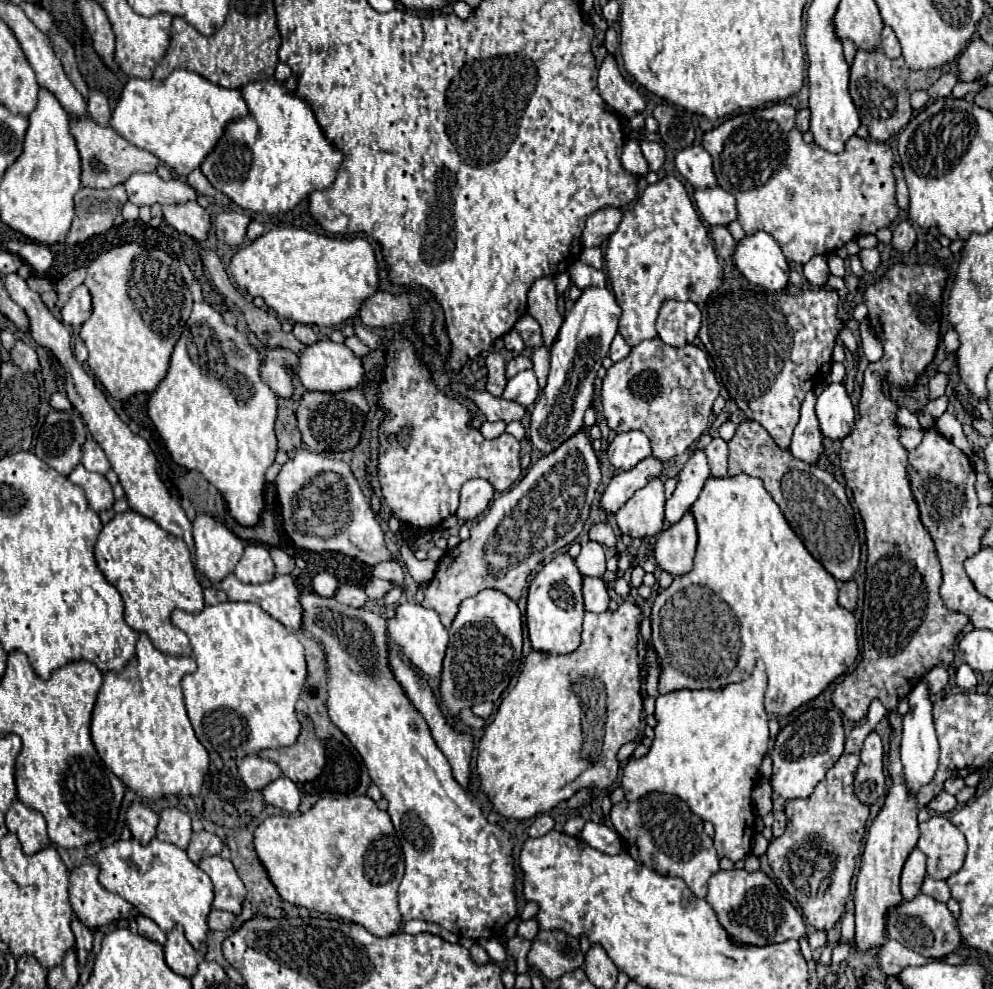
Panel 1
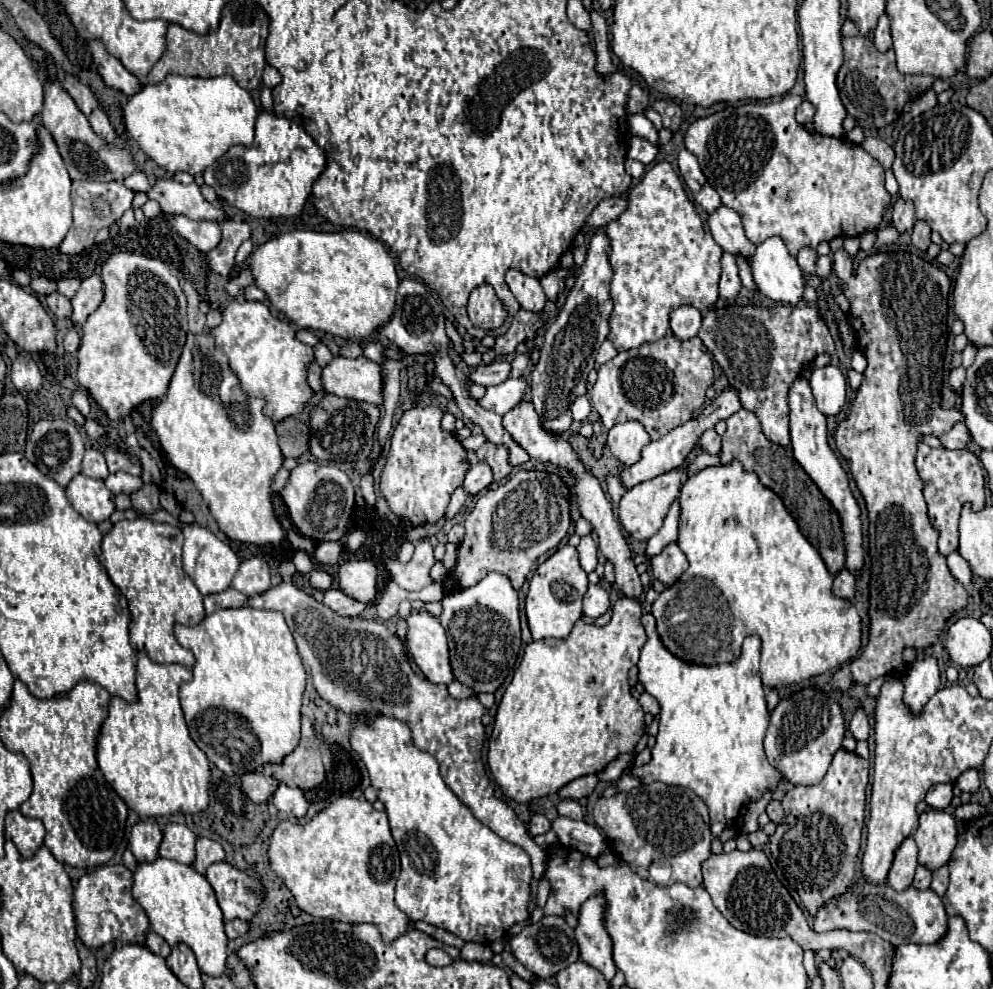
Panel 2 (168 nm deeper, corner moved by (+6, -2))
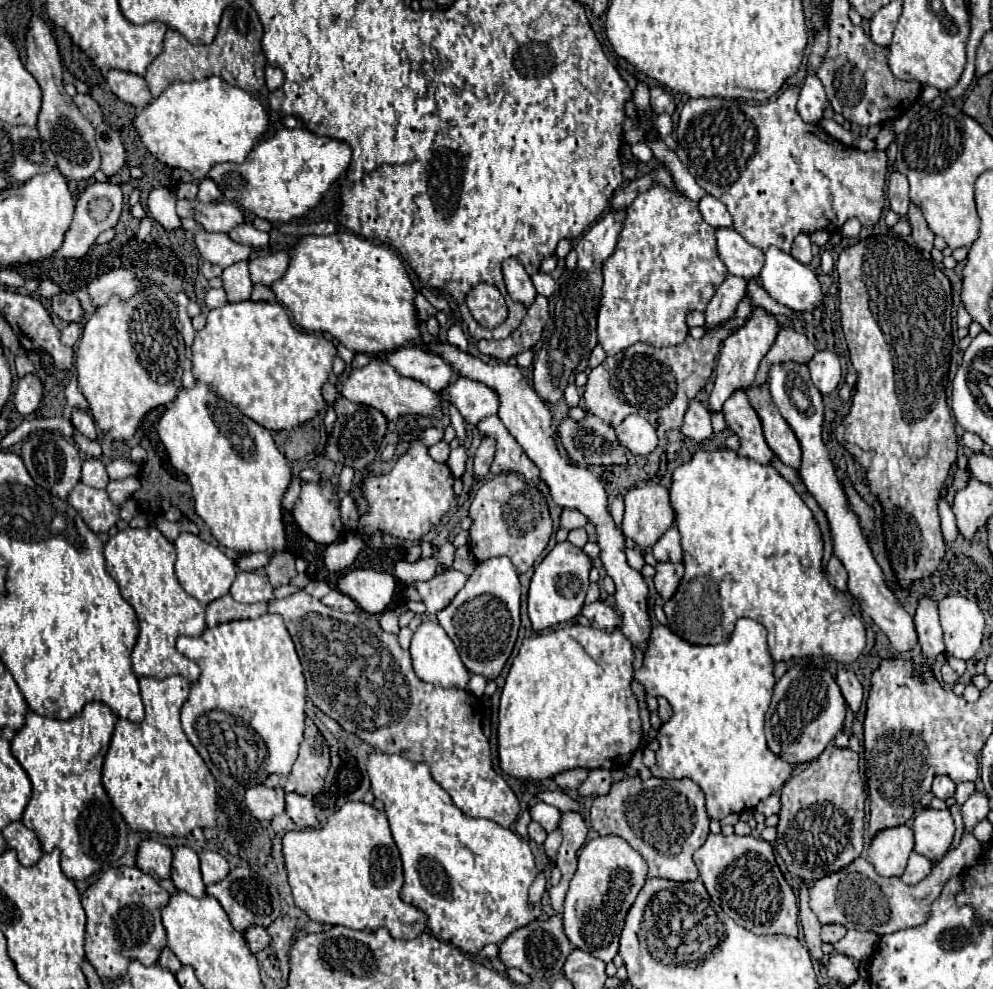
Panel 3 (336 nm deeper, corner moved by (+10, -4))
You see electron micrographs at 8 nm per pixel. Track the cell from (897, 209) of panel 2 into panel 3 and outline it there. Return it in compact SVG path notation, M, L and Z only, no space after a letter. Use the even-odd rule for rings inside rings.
M896 169L888 173L888 201L890 201L890 209L896 211L898 215L906 215L908 211L908 181L904 173L898 173Z

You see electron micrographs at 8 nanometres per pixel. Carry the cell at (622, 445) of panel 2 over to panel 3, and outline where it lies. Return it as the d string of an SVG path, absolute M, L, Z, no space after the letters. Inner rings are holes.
M630 415L626 417L618 427L616 427L616 435L620 439L620 443L636 453L636 455L648 455L650 451L656 449L658 445L658 437L656 437L656 429L638 415Z

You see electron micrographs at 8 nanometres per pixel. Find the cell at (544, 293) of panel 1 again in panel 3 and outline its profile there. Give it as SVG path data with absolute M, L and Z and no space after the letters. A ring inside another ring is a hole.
M514 257L506 259L502 263L502 273L504 273L504 281L506 281L506 289L508 289L508 295L514 299L514 301L520 301L522 305L530 307L530 303L534 301L536 297L536 289L532 285L532 279L530 275L526 273L526 269L522 267L522 263Z

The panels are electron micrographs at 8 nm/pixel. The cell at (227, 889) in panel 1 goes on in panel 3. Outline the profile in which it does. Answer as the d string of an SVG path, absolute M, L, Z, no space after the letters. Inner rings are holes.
M246 867L232 869L226 879L214 885L208 885L206 893L220 901L220 905L224 907L224 911L228 913L232 921L232 927L238 931L246 931L248 927L254 927L254 925L268 927L280 915L280 897L278 897L276 887L268 879L264 879L262 875Z

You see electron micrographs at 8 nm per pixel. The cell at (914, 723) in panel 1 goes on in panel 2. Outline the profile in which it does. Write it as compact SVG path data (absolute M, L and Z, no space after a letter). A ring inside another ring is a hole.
M920 659L914 661L904 677L904 703L912 715L918 715L928 699L940 687L940 671L936 659Z

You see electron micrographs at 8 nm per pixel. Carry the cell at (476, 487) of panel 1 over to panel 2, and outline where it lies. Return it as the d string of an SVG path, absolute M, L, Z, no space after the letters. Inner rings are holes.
M478 463L478 465L474 465L466 473L466 479L462 483L462 489L468 495L476 495L482 489L486 489L490 483L492 483L492 471L490 471L490 467L486 463Z

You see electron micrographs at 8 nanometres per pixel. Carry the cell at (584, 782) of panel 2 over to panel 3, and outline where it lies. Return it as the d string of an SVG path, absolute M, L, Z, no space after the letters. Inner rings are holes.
M566 769L566 771L560 771L554 779L560 789L566 789L566 787L576 789L586 781L586 777L588 777L586 769Z

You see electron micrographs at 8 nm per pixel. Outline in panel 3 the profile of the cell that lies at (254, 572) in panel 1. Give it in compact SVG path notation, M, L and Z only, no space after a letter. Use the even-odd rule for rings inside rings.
M240 571L230 589L230 595L240 603L260 603L260 601L272 601L274 599L272 591L274 589L266 575Z

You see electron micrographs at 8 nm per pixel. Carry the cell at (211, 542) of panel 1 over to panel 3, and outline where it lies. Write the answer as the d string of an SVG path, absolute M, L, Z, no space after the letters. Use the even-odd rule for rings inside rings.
M180 533L180 537L174 541L174 547L178 553L176 575L188 595L198 599L202 605L208 605L214 599L228 595L230 585L234 583L234 577L236 577L234 561L230 561L218 547L204 543L198 535L192 535L192 533Z

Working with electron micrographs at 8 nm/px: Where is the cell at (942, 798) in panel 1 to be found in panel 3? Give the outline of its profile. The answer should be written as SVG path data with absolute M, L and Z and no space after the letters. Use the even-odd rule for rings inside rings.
M938 775L938 777L934 779L934 783L932 783L932 793L934 793L936 797L940 797L940 799L952 797L954 791L956 791L956 783L954 783L950 777L946 777L946 775Z

